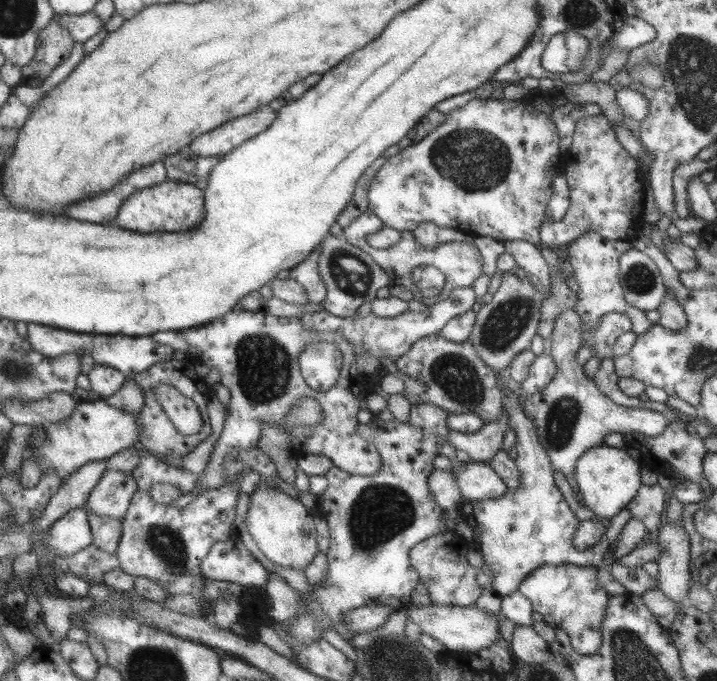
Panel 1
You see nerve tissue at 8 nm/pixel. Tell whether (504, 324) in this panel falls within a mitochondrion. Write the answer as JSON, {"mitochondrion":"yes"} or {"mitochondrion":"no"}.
{"mitochondrion":"yes"}

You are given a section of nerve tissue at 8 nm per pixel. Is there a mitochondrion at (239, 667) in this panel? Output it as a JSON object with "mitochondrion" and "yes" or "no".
{"mitochondrion":"no"}

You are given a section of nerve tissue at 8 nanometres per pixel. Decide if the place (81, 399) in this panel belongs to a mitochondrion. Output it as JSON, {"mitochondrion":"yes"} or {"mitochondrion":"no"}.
{"mitochondrion":"no"}

